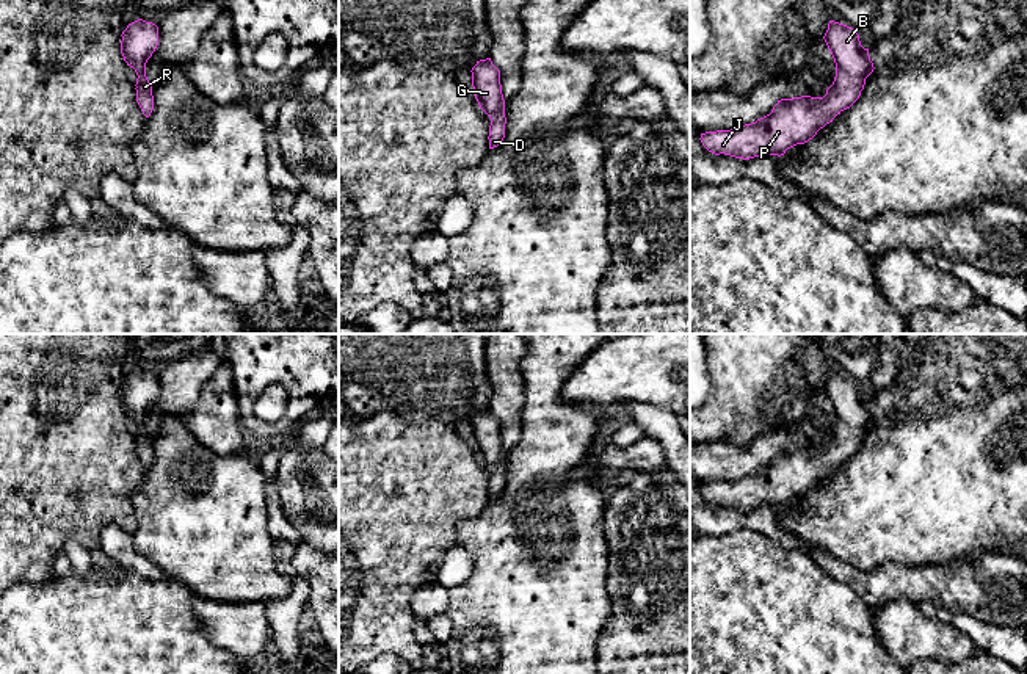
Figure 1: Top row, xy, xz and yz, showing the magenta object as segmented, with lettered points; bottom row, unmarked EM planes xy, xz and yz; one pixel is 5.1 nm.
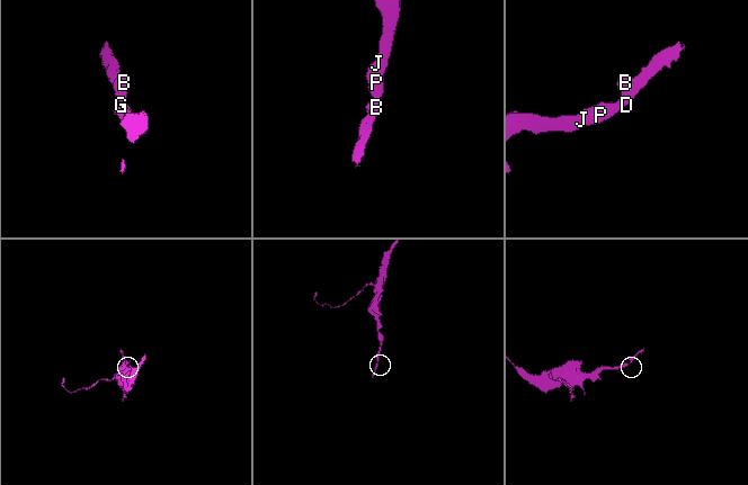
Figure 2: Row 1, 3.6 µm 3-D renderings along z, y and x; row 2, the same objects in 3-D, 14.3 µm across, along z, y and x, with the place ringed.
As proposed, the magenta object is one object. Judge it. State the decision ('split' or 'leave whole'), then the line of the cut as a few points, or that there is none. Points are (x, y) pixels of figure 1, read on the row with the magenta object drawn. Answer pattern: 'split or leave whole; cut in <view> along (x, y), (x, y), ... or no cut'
leave whole; no cut

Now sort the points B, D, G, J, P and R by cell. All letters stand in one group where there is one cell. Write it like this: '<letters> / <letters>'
B D G J P R

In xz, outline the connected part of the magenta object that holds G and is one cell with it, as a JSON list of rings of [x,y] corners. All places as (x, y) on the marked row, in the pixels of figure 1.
[[[491,58],[480,60],[472,67],[474,96],[480,108],[489,116],[489,149],[497,147],[505,138],[505,100],[500,85],[500,71]]]

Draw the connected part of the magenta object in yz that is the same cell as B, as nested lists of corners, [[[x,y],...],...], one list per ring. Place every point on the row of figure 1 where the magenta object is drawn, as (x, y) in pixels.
[[[829,20],[823,39],[836,63],[834,82],[823,97],[801,96],[781,99],[770,114],[756,122],[745,124],[738,129],[701,133],[699,140],[702,146],[715,155],[724,154],[743,160],[767,154],[781,157],[787,149],[812,140],[820,129],[833,122],[833,119],[844,110],[850,108],[859,99],[866,78],[875,69],[870,61],[869,49],[861,45],[858,31],[834,20]]]

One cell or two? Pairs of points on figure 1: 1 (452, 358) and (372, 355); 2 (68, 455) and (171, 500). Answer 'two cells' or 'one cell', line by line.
1: one cell
2: two cells

